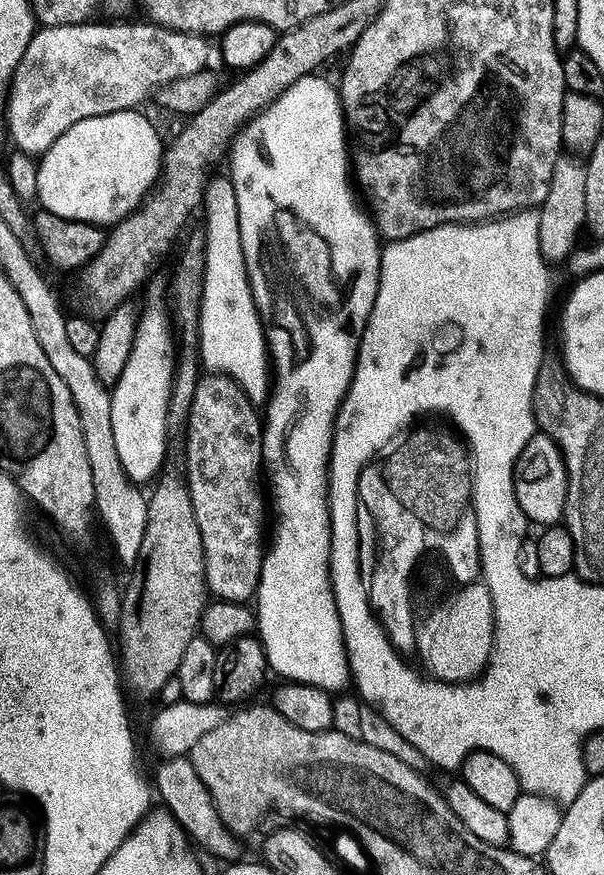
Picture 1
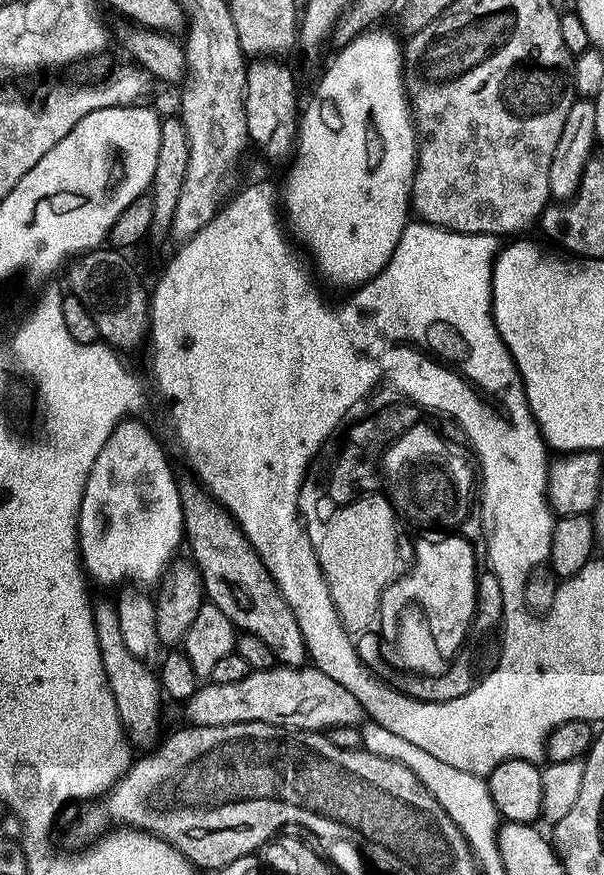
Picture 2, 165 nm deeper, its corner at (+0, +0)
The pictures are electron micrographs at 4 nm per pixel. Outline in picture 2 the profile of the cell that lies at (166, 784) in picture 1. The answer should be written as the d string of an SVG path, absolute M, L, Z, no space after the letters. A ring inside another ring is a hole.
M97 599L92 609L92 617L102 654L102 664L106 670L108 685L114 694L116 713L120 716L120 726L124 729L127 739L137 749L138 747L144 748L140 750L151 749L162 736L162 731L160 732L162 689L157 673L153 669L151 672L145 661L139 660L134 654L130 654L130 650L126 650L122 626L118 626L118 610L111 599L109 601Z

